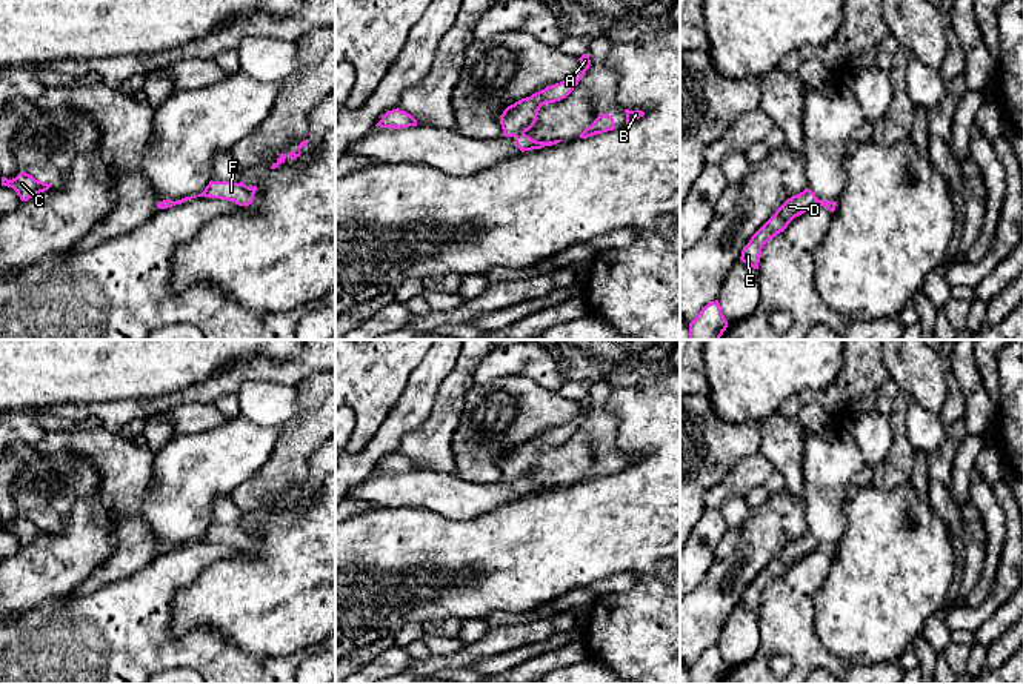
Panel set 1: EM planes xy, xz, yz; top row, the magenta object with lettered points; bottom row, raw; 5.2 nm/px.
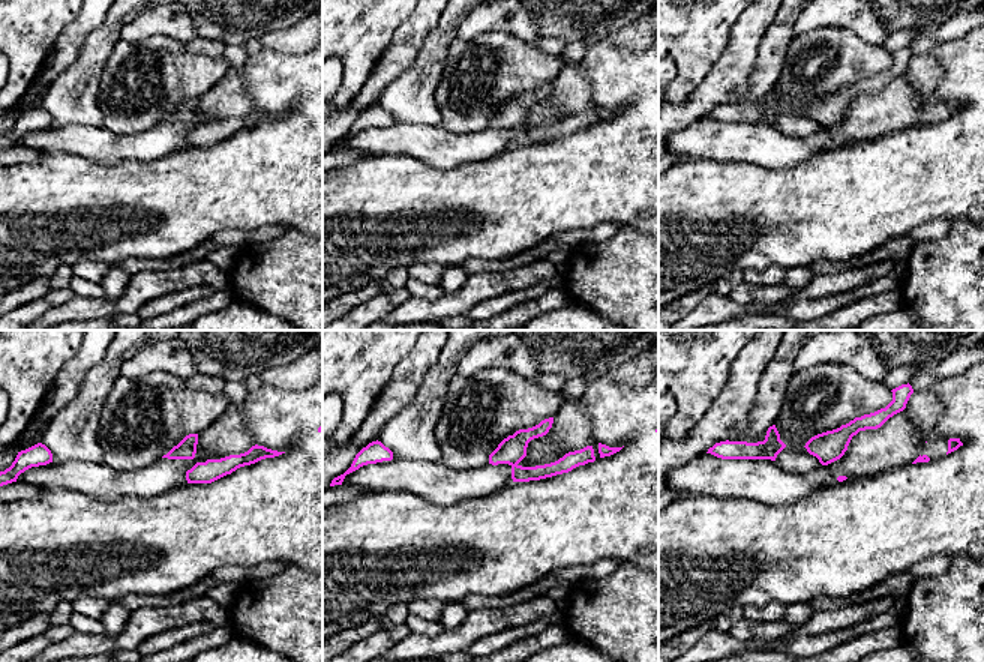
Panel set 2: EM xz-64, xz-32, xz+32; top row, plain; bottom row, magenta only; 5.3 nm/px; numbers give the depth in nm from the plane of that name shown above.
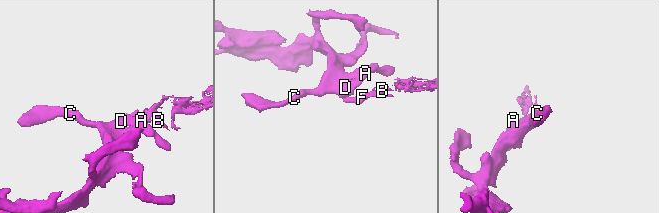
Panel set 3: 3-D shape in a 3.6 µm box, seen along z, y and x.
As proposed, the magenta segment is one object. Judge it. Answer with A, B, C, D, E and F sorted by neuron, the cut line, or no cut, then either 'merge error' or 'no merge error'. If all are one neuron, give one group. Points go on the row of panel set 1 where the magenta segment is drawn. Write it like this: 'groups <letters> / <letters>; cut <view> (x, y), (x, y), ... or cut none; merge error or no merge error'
groups A C D E / B F; cut xz (523, 132), (516, 137); merge error

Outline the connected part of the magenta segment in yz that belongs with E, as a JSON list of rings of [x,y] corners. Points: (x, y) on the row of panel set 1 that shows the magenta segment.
[[[805,189],[803,192],[788,198],[751,237],[749,243],[741,251],[740,260],[754,269],[758,269],[763,246],[777,234],[783,232],[795,217],[805,214],[818,204],[818,201],[820,200],[811,189]]]

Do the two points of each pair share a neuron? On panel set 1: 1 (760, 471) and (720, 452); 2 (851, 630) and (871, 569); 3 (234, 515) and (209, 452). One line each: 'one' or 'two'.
1: two
2: one
3: two

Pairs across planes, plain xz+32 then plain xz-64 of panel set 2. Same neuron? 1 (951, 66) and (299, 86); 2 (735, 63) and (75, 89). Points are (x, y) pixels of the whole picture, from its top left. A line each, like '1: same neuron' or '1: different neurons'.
1: same neuron
2: different neurons

